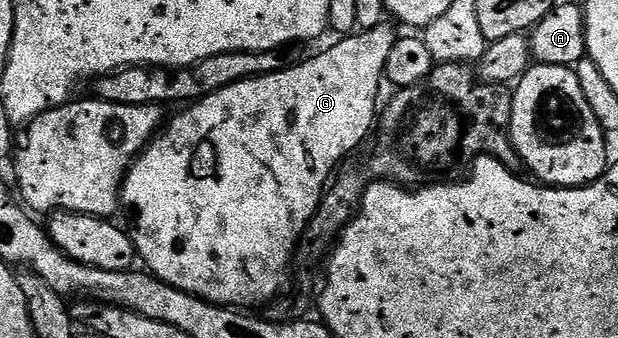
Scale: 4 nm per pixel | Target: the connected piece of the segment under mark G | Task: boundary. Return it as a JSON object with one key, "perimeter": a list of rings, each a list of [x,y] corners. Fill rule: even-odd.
{"perimeter":[[[386,21],[375,25],[375,29],[367,29],[366,31],[358,30],[356,33],[348,36],[338,38],[337,44],[334,47],[329,47],[326,49],[322,55],[313,55],[310,59],[305,59],[302,63],[294,62],[287,69],[283,69],[279,73],[271,73],[270,75],[260,75],[254,79],[248,79],[247,81],[239,81],[235,85],[227,85],[227,89],[219,89],[219,93],[211,93],[207,97],[198,99],[197,102],[188,104],[184,108],[185,111],[182,115],[177,115],[173,120],[166,122],[164,124],[163,130],[153,136],[153,142],[137,156],[136,161],[134,161],[133,166],[130,167],[129,171],[125,174],[125,181],[121,184],[121,198],[119,200],[120,206],[123,211],[133,218],[133,227],[131,226],[131,238],[133,241],[133,248],[137,250],[138,260],[143,264],[146,263],[148,274],[155,276],[157,279],[162,279],[167,285],[171,285],[175,289],[180,291],[186,291],[188,295],[194,295],[196,299],[205,299],[209,303],[216,303],[218,307],[227,307],[230,309],[257,309],[260,303],[268,304],[273,294],[281,287],[281,282],[285,279],[285,270],[290,270],[291,264],[294,262],[297,253],[297,244],[301,242],[301,234],[307,229],[307,225],[313,219],[313,214],[317,212],[317,207],[321,204],[321,200],[327,190],[327,184],[330,182],[331,176],[342,166],[341,162],[344,161],[345,155],[349,155],[365,138],[370,138],[371,132],[375,127],[375,120],[379,115],[379,103],[377,107],[377,86],[383,83],[383,76],[385,73],[385,62],[387,57],[391,53],[391,49],[395,49],[399,38],[399,32],[396,31],[398,28],[394,26],[392,22]]]}

